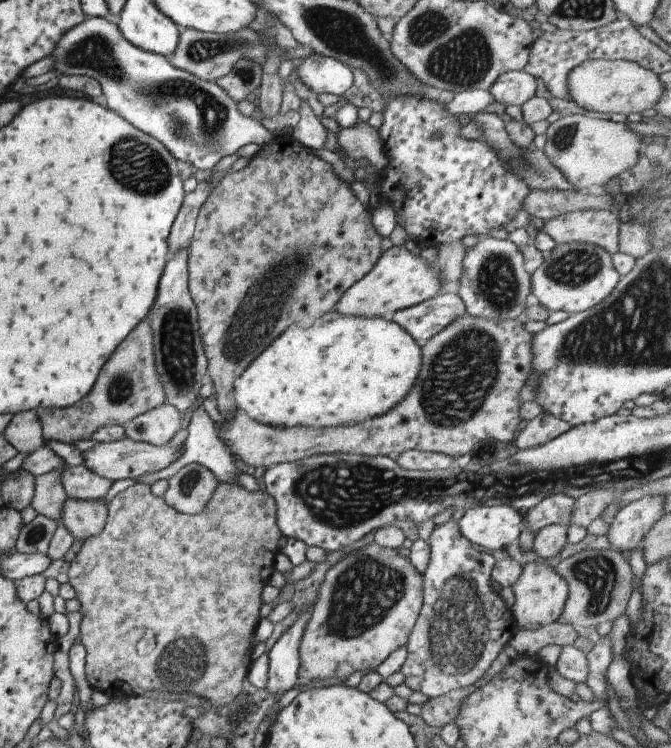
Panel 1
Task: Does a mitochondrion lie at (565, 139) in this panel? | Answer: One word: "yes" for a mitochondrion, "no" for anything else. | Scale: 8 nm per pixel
yes

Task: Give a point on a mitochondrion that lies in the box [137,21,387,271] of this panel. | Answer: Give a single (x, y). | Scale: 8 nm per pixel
(198, 51)

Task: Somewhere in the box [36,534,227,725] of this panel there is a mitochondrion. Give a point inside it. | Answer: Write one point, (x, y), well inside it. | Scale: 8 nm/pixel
(183, 663)

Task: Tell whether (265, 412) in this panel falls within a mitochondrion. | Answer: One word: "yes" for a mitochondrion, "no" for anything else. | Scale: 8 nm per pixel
no

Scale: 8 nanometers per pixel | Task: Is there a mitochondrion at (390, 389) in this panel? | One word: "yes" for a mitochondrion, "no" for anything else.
no

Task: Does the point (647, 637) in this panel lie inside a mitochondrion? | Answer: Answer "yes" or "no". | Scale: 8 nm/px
no

